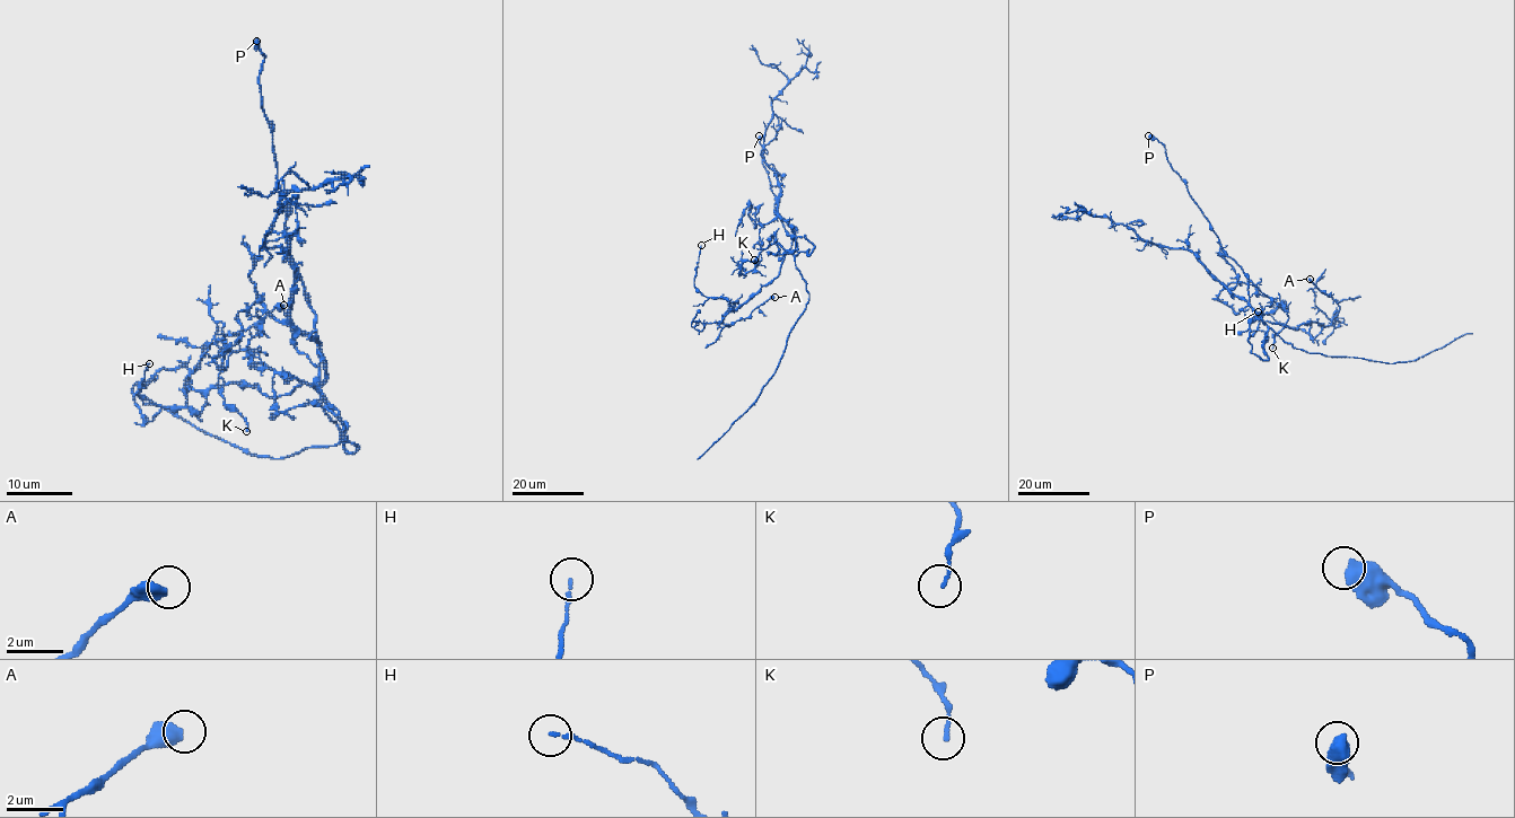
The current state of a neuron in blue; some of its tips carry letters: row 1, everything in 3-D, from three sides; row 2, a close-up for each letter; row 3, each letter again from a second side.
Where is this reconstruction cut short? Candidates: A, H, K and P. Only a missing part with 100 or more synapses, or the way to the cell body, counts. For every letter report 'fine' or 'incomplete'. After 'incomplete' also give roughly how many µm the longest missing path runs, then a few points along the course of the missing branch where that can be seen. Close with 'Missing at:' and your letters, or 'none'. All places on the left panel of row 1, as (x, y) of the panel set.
A: fine
H: fine
K: fine
P: fine
Missing at: none

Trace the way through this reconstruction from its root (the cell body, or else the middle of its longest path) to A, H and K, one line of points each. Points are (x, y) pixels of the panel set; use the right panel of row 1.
A: (1260, 315), (1263, 322), (1295, 330), (1311, 322), (1329, 326), (1337, 315), (1339, 305), (1310, 279)
H: (1260, 315), (1263, 322), (1290, 328), (1311, 322), (1320, 323), (1322, 328), (1313, 339), (1258, 311)
K: (1260, 315), (1263, 322), (1255, 317), (1272, 313), (1279, 304), (1287, 307), (1288, 320), (1273, 335), (1272, 348)

